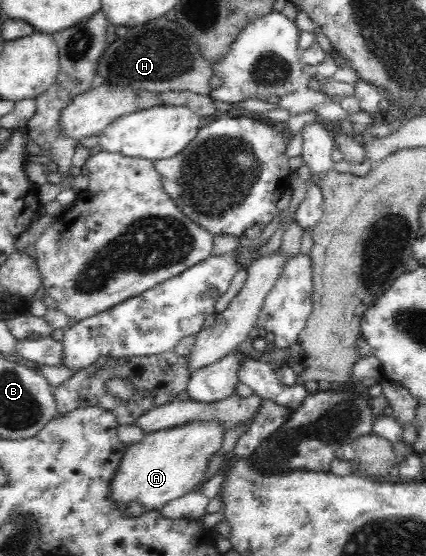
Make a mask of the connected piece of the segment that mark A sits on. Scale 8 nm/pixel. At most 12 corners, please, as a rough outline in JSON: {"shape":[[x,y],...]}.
{"shape":[[217,422],[124,448],[107,498],[159,511],[195,490],[221,448]]}

